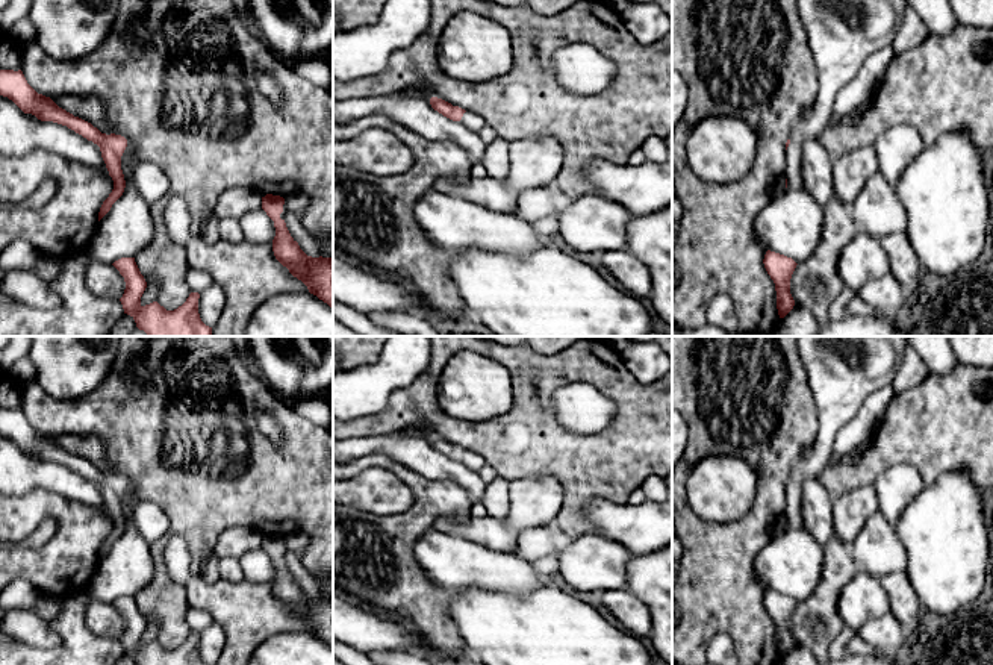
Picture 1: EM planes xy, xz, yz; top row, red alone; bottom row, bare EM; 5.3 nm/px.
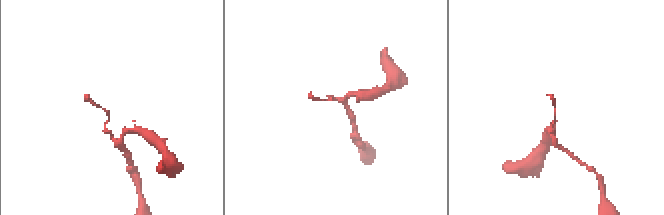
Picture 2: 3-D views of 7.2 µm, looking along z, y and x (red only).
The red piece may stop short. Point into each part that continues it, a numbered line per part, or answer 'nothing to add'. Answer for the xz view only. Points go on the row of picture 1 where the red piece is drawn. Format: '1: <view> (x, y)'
1: xz (470, 120)

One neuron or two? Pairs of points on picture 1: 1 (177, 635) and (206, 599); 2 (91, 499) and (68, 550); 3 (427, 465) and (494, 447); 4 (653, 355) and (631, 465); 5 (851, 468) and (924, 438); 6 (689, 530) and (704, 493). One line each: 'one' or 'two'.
1: two
2: two
3: two
4: two
5: one
6: two

